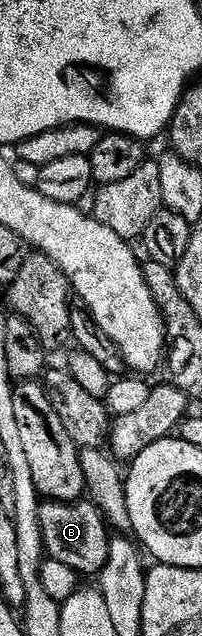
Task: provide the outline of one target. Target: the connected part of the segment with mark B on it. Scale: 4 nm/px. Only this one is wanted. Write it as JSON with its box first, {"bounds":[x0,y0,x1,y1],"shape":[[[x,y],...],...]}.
{"bounds":[40,499,112,578],"shape":[[[89,499],[73,501],[43,500],[40,504],[40,531],[44,535],[46,556],[70,567],[76,574],[97,578],[108,563],[108,547],[112,536],[108,522]]]}

